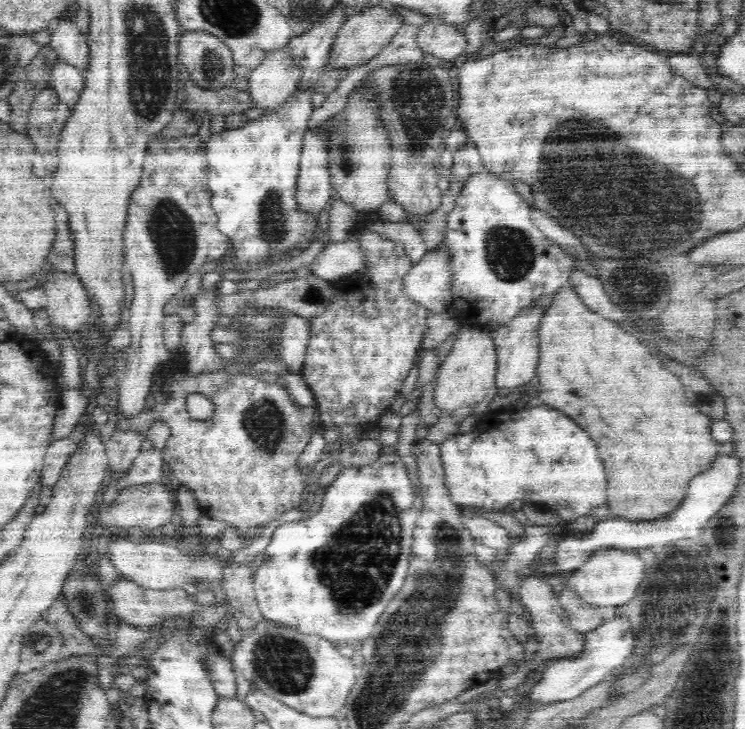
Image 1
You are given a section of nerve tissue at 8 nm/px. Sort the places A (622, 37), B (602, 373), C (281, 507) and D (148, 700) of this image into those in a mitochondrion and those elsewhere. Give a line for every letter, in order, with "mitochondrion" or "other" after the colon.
A: other
B: other
C: other
D: other

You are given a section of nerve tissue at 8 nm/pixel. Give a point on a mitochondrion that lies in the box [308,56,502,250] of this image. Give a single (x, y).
(417, 97)

